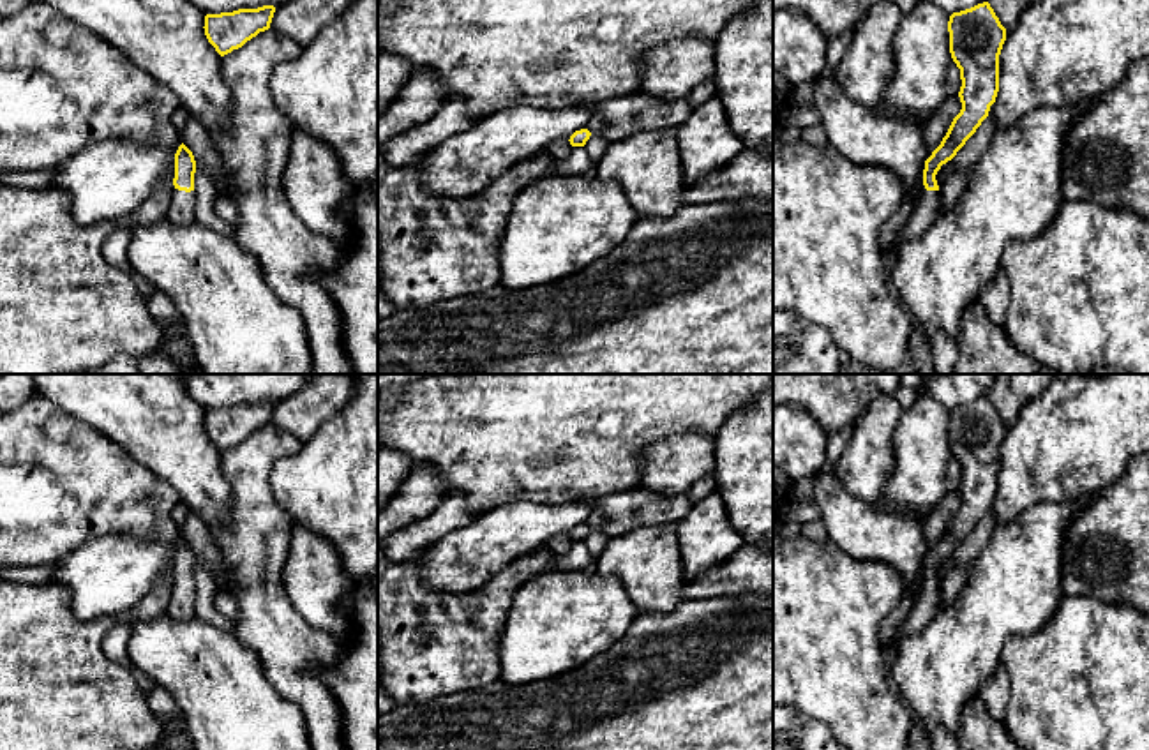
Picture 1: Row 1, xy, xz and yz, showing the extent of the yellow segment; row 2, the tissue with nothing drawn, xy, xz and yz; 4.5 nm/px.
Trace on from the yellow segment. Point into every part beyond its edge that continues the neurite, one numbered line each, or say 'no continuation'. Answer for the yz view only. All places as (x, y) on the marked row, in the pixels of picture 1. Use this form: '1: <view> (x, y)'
1: yz (929, 209)

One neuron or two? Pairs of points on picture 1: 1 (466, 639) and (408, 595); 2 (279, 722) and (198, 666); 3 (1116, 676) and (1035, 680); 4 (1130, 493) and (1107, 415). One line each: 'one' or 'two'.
1: one
2: one
3: one
4: two

